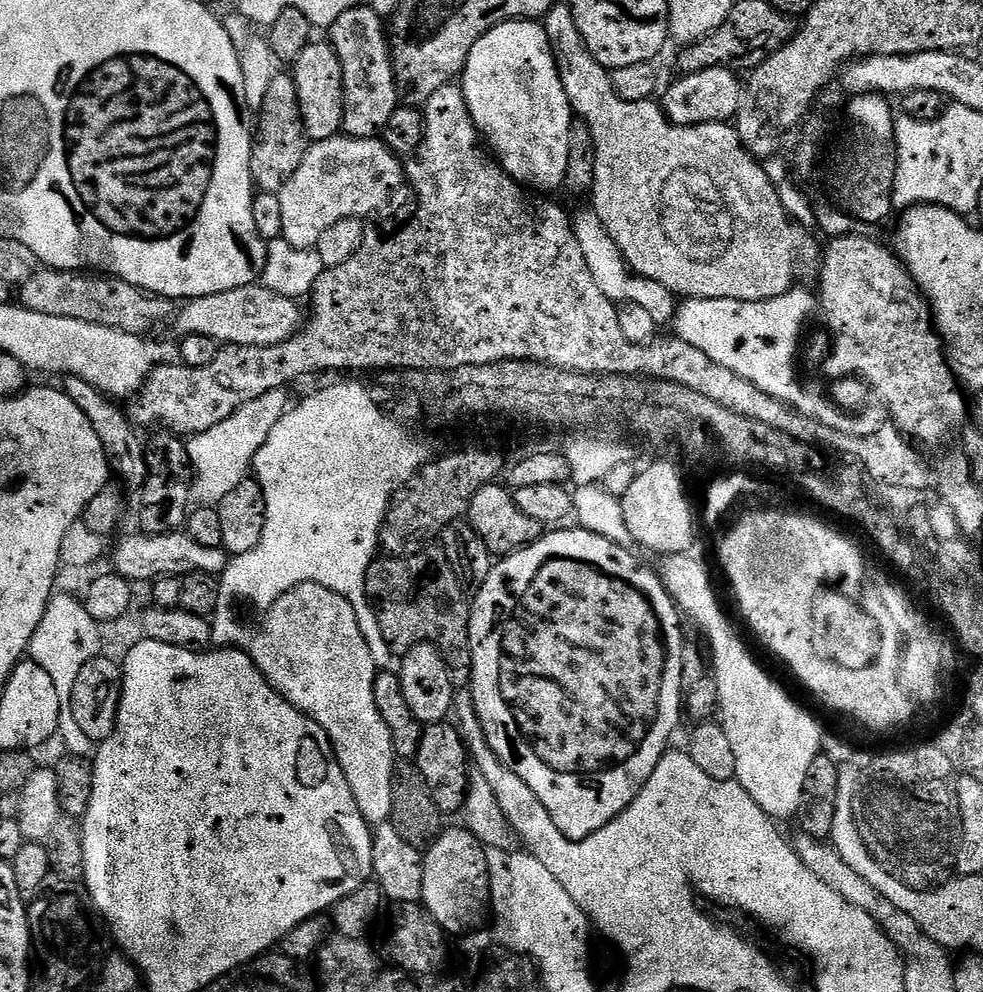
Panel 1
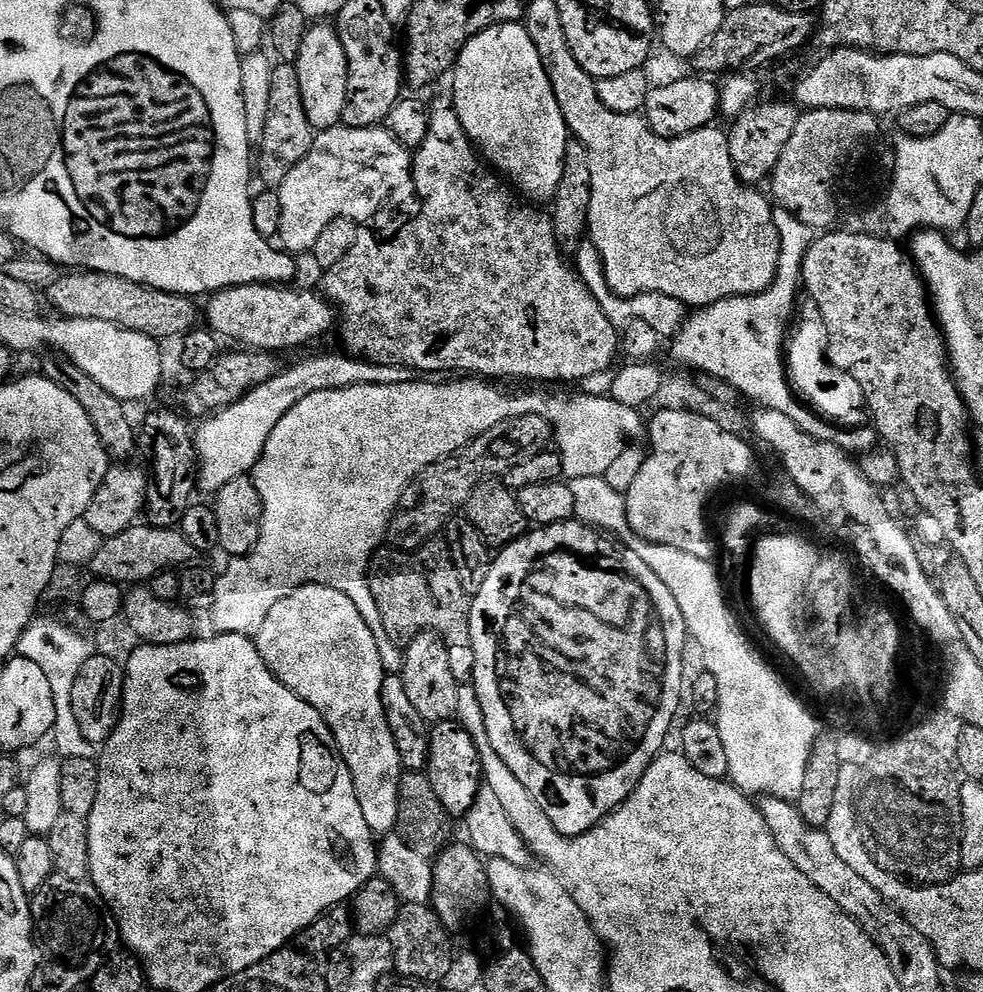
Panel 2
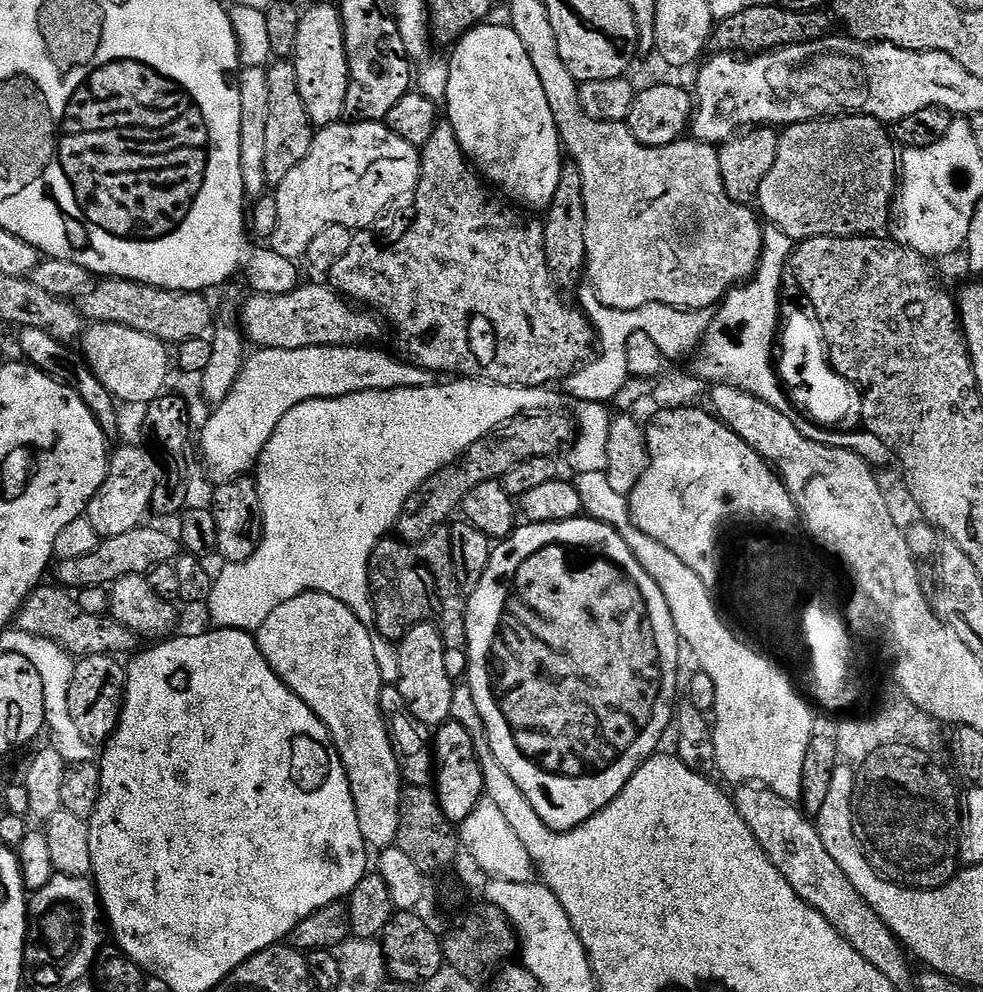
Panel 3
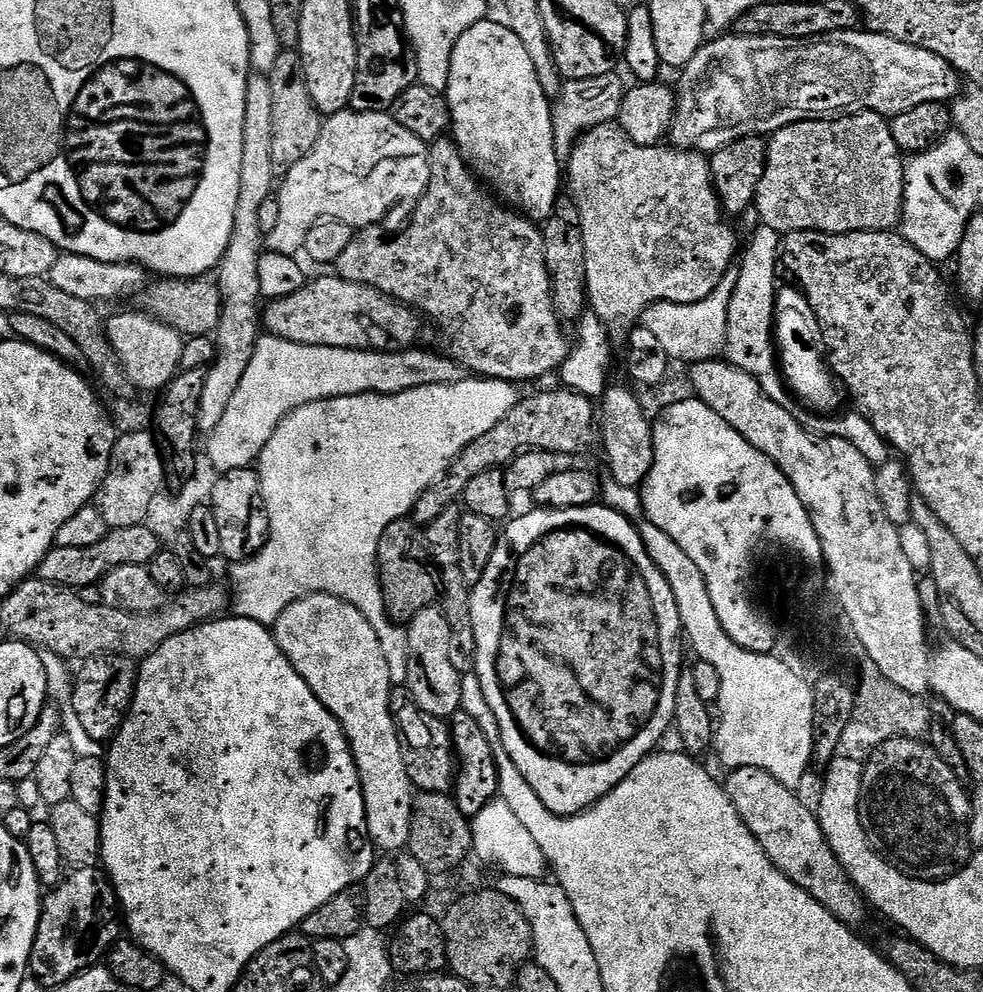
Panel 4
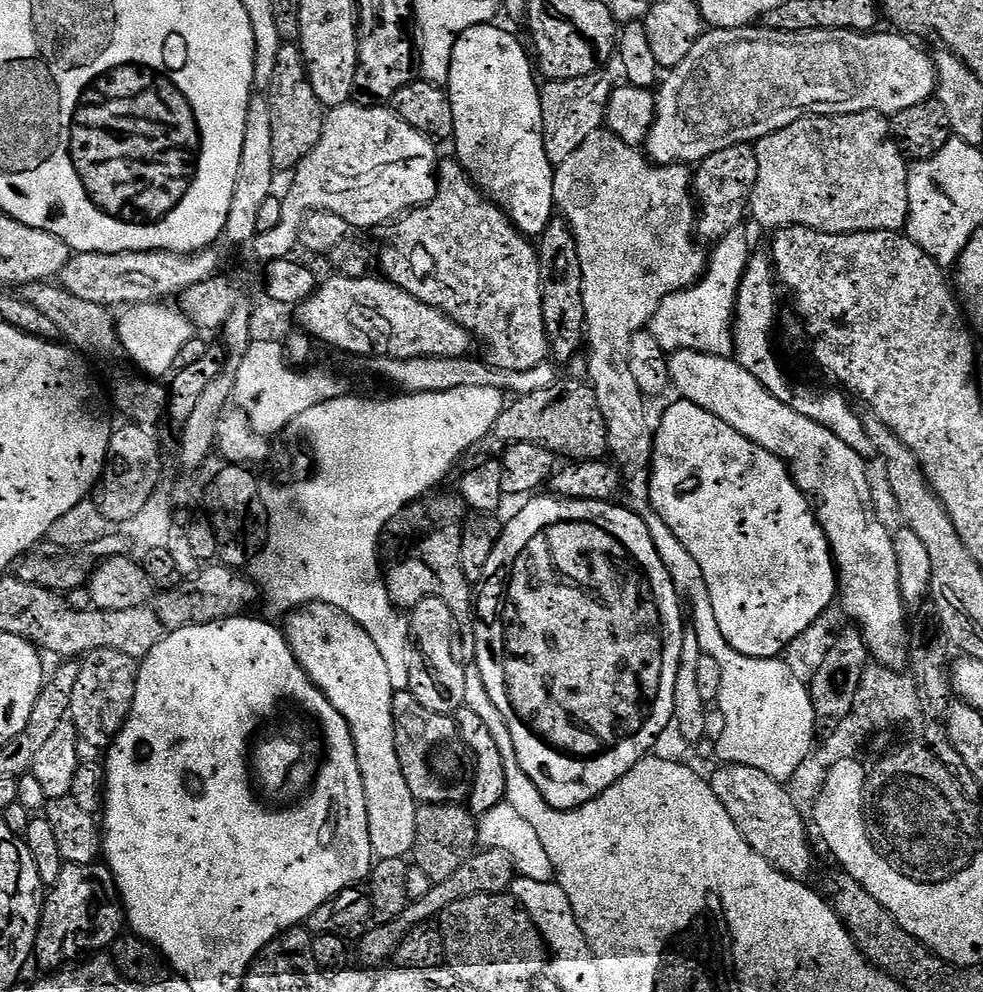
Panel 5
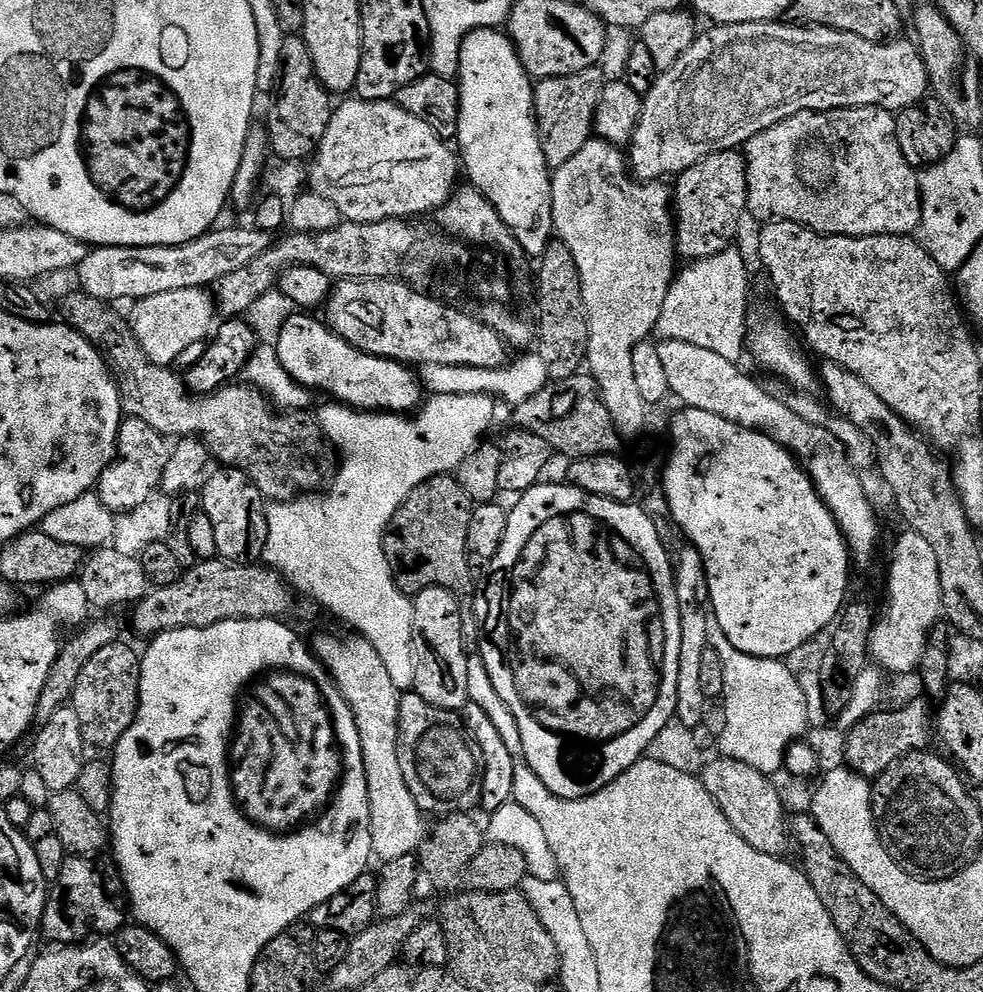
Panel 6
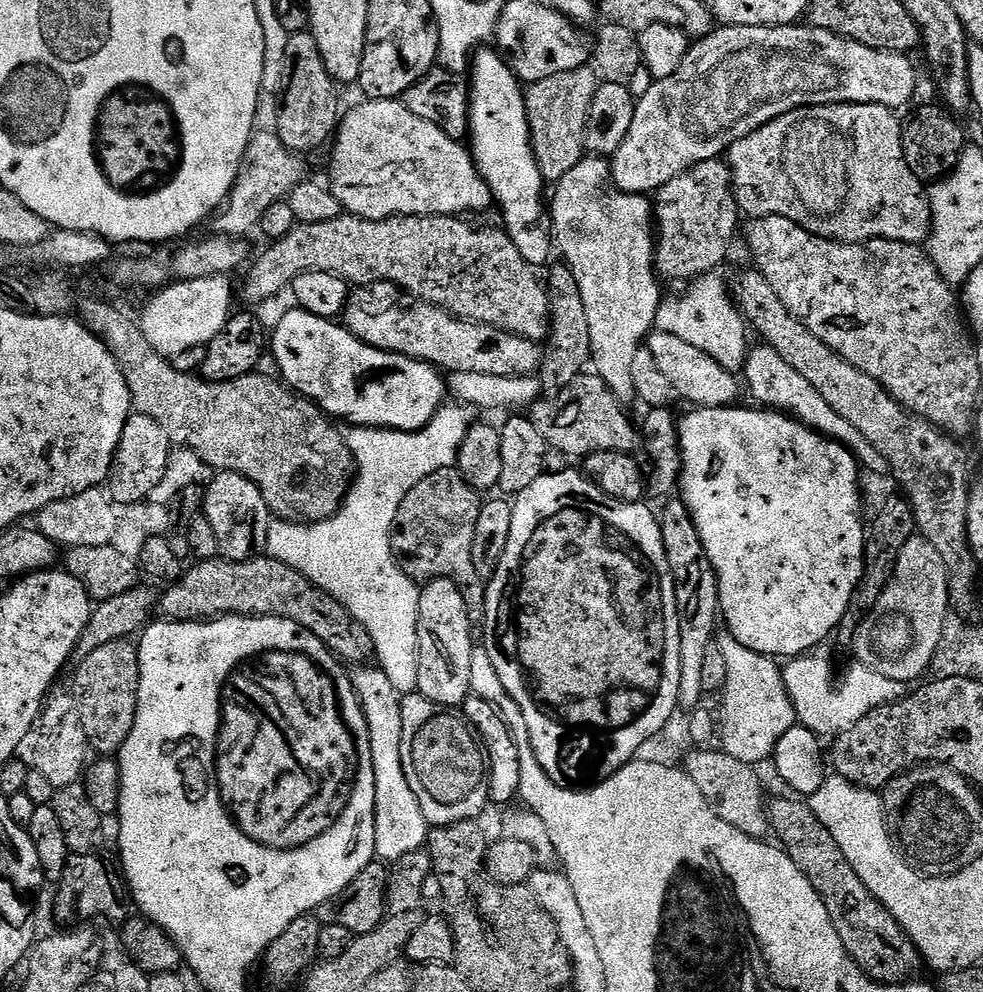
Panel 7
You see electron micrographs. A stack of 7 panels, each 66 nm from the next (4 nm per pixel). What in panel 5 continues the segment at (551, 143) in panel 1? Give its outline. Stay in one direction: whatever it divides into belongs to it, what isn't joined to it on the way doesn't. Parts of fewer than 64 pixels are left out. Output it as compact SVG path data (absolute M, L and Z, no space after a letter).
M496 22L479 24L466 30L466 34L462 34L458 42L454 42L454 54L450 58L450 78L446 85L453 107L453 137L454 143L456 142L454 156L477 188L507 214L521 234L529 238L539 238L554 219L556 208L556 173L544 141L541 85L536 84L537 73L534 71L529 49L520 45L520 40L514 33L507 32L498 25Z

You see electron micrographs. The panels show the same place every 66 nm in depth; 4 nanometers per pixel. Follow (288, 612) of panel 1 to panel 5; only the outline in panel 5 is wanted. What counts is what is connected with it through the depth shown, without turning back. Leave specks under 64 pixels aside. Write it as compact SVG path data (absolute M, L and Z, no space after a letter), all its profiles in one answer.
M305 604L289 612L282 631L308 677L346 718L358 754L358 770L362 770L362 786L366 790L373 857L381 860L407 857L416 837L418 801L410 794L406 774L402 774L402 762L398 762L394 693L382 650L374 646L374 638L370 638L354 618L329 604Z

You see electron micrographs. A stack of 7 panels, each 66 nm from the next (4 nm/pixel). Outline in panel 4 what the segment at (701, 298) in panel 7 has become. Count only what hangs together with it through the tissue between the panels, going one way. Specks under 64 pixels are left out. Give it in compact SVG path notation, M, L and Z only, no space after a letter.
M729 270L722 282L702 302L693 304L651 304L640 313L638 320L650 330L662 344L669 361L685 360L688 366L701 364L704 360L715 360L725 351L728 342L728 311L730 298L734 294L736 272Z

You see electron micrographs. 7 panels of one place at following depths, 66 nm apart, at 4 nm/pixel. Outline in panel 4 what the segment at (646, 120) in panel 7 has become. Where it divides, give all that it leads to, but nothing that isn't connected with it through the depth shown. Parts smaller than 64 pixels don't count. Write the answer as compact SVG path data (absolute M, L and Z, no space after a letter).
M860 31L811 36L805 40L743 34L720 34L717 40L709 39L679 73L671 143L677 148L711 154L743 136L771 134L799 120L857 112L877 112L885 118L900 118L923 103L951 101L961 91L960 73L938 54L898 42L898 38L883 36L880 32Z

